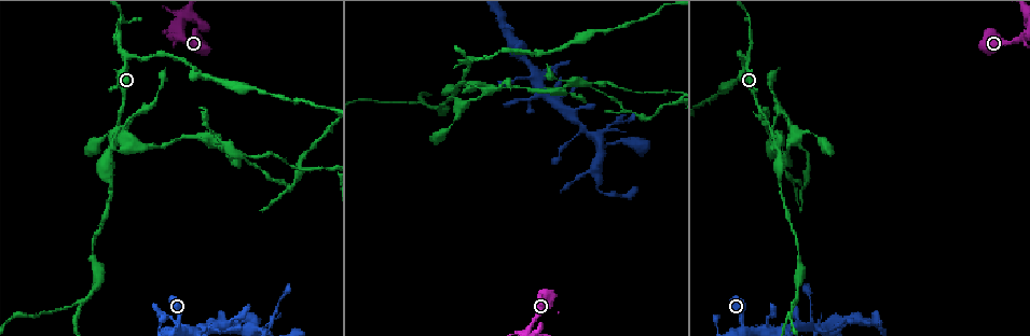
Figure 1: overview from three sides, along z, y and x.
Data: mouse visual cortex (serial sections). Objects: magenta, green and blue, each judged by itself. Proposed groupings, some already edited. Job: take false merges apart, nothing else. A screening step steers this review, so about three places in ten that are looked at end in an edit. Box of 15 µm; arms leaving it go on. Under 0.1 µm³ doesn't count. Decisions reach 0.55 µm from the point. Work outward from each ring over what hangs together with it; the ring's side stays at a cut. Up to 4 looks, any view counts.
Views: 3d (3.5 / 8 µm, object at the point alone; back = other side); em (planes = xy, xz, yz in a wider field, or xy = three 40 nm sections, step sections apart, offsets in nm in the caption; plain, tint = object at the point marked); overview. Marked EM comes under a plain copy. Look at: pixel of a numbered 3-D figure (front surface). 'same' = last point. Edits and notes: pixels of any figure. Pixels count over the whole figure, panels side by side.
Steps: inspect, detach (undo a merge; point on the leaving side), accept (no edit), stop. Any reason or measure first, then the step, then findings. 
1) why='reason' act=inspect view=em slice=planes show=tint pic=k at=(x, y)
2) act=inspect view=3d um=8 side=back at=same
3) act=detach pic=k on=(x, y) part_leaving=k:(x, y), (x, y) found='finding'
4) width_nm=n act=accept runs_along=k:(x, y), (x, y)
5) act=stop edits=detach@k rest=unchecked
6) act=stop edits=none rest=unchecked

why='abrupt turn' act=inspect view=3d um=8 pic=1 at=(177, 329)

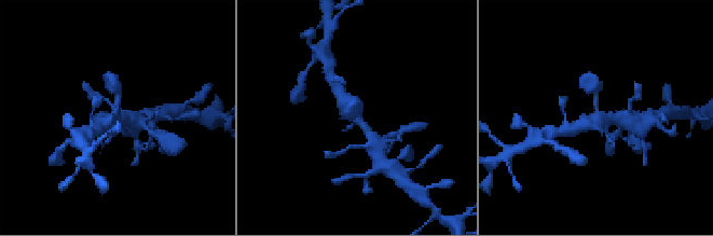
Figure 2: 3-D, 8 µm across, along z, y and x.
why='need the tissue' act=inspect view=em slice=xy step=2 show=tint pic=2 at=(116, 117)

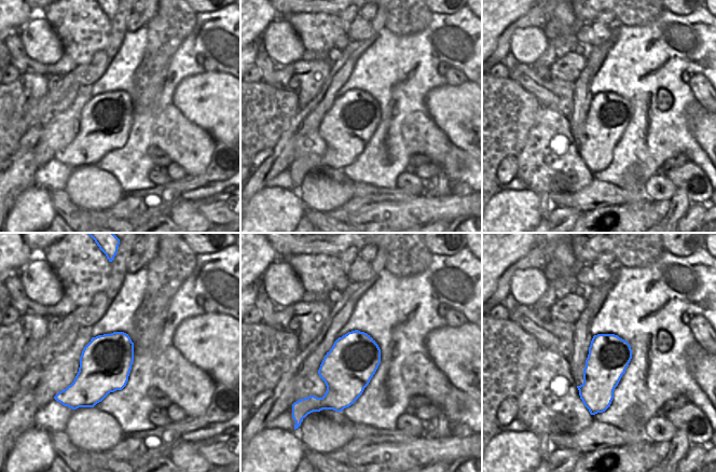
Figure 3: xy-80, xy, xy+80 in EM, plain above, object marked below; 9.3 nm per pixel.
width_nm=480 act=accept runs_along=2:(590, 87), (601, 118), (624, 120) found='continuous, no second cell'

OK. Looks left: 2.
why='four arms meet' act=inspect view=3d um=8 pic=1 at=(822, 330)

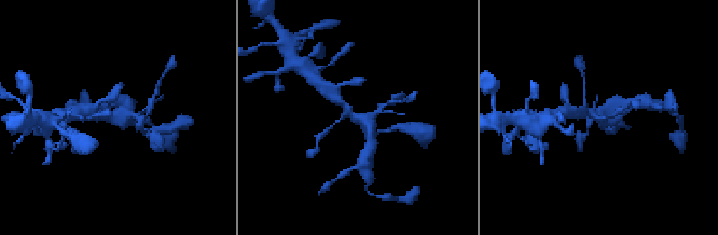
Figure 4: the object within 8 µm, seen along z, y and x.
act=inspect view=3d um=3.5 pic=4 at=(365, 119)

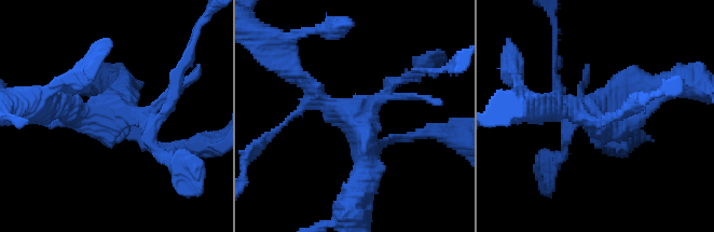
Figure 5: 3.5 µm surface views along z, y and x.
arms=4 act=accept runs_along=5:(290, 71), (360, 122), (367, 172) found='one cell here'

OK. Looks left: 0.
act=stop edits=none rest=unchecked

